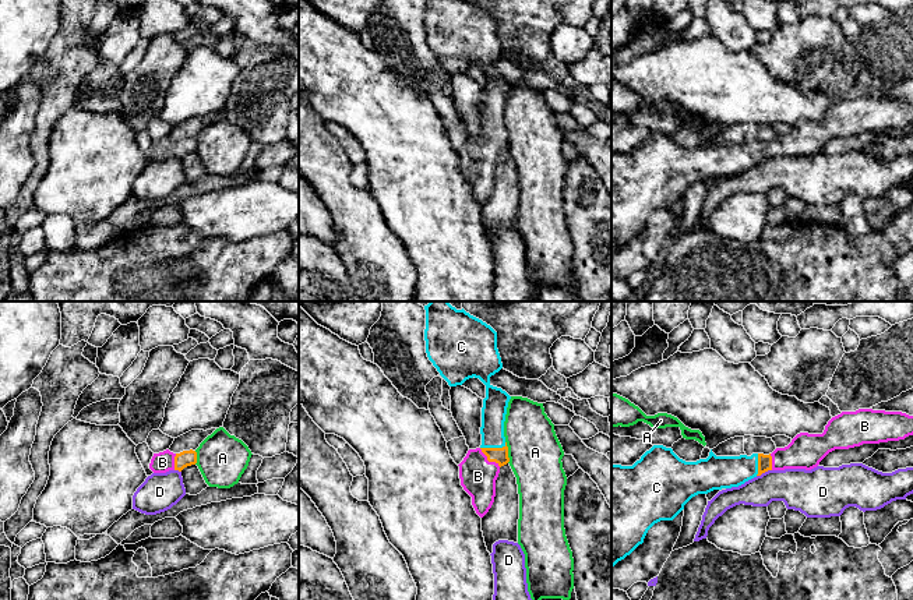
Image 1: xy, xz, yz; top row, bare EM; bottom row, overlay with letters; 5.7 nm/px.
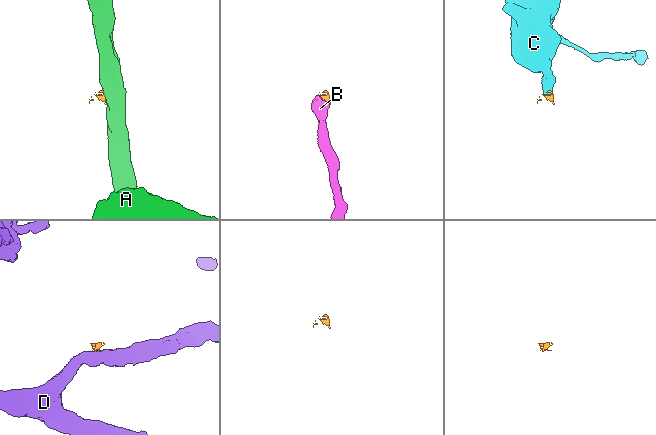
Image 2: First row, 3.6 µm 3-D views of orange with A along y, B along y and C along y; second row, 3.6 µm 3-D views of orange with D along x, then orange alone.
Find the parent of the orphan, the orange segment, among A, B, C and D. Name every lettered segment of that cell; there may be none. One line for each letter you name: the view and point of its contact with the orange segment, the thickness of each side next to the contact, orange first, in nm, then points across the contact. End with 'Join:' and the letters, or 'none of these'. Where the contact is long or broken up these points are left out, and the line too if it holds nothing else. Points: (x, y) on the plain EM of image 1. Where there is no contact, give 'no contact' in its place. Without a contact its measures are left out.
B: contact xz (489, 148); calibres 100 and 220 nm; way xz (500, 143), (489, 148), (478, 159), (478, 163)
C: contact xz (493, 136); calibres 100 and 140 nm; way xz (500, 143), (493, 136), (494, 92)
Join: B, C

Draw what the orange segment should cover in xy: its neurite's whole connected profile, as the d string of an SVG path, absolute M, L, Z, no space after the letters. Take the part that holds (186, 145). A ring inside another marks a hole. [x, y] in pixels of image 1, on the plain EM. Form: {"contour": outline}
{"contour": "M169 137L154 141L149 156L154 160L166 160L169 158L179 158L181 159L184 155L195 152L197 151L197 140L183 138L180 141L173 141Z"}

